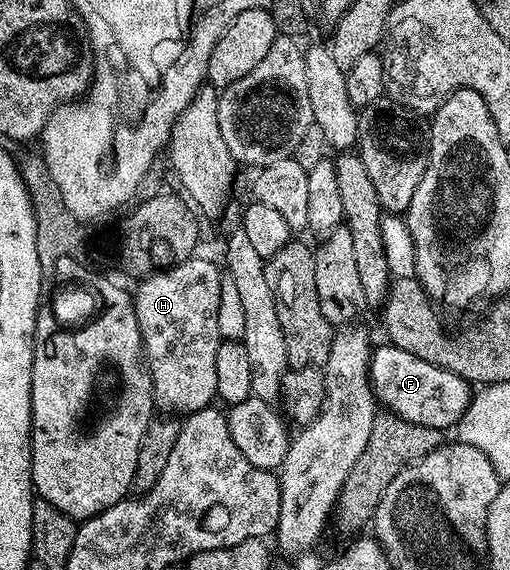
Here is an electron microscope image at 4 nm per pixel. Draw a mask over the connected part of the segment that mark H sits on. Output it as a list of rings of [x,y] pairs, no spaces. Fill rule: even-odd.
[[[194,255],[187,261],[180,261],[178,265],[174,265],[170,268],[160,270],[155,273],[149,274],[140,282],[141,285],[137,289],[137,294],[132,294],[131,300],[135,307],[135,319],[139,323],[139,331],[141,335],[141,344],[143,346],[143,361],[149,371],[149,378],[153,384],[153,403],[154,406],[162,414],[165,415],[188,415],[191,413],[197,413],[201,409],[210,408],[214,404],[217,397],[217,384],[215,383],[215,355],[219,351],[223,338],[219,335],[219,323],[217,322],[217,316],[219,315],[219,303],[221,302],[221,279],[223,273],[222,270],[217,270],[217,265],[213,261],[208,261],[205,257],[200,255]]]

